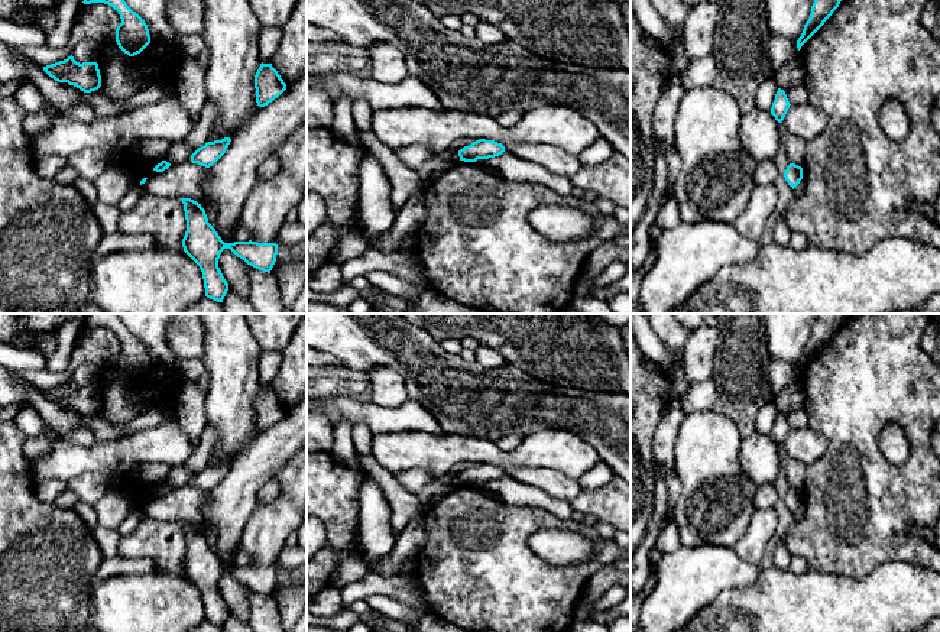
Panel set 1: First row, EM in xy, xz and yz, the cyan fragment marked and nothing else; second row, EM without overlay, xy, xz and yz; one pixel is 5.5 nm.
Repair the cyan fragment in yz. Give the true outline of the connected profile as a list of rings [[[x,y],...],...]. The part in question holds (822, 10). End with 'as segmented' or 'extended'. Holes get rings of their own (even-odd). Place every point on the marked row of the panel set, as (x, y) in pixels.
[[[814,0],[810,19],[806,22],[803,33],[797,40],[798,51],[833,14],[833,12],[839,7],[840,1],[842,0]]] | as segmented

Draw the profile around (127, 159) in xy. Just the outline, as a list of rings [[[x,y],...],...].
[[[130,146],[117,155],[108,156],[108,162],[110,165],[130,171],[134,175],[137,185],[140,185],[140,181],[148,178],[155,168],[155,165],[140,161],[136,150]]]

